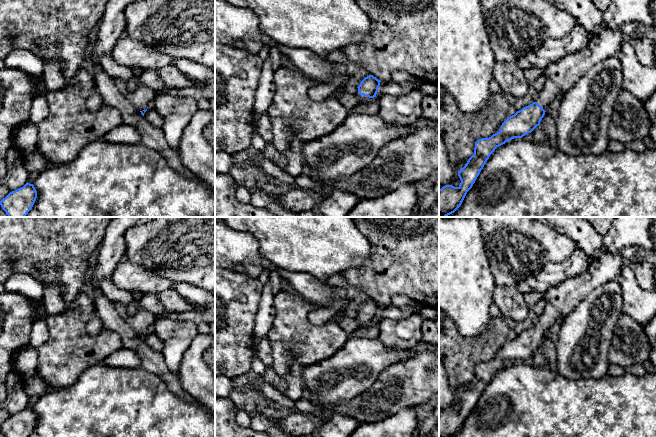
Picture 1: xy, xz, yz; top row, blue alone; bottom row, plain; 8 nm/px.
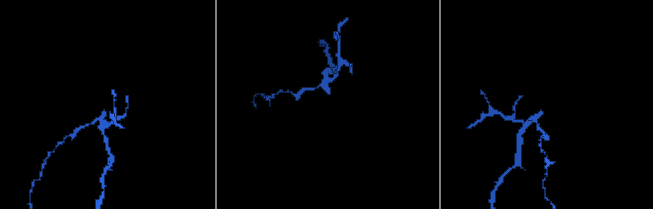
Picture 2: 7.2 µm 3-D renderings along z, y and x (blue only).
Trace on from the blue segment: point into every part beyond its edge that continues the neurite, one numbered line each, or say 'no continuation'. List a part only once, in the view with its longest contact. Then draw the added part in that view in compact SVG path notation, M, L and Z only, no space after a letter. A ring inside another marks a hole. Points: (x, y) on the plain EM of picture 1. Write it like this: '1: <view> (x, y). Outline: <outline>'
1: xz (361, 322). Outline: M356 318L356 321L357 323L363 327L363 326L370 326L373 322L369 322L369 321L366 321L366 320L363 320L363 319L360 319L360 318Z

